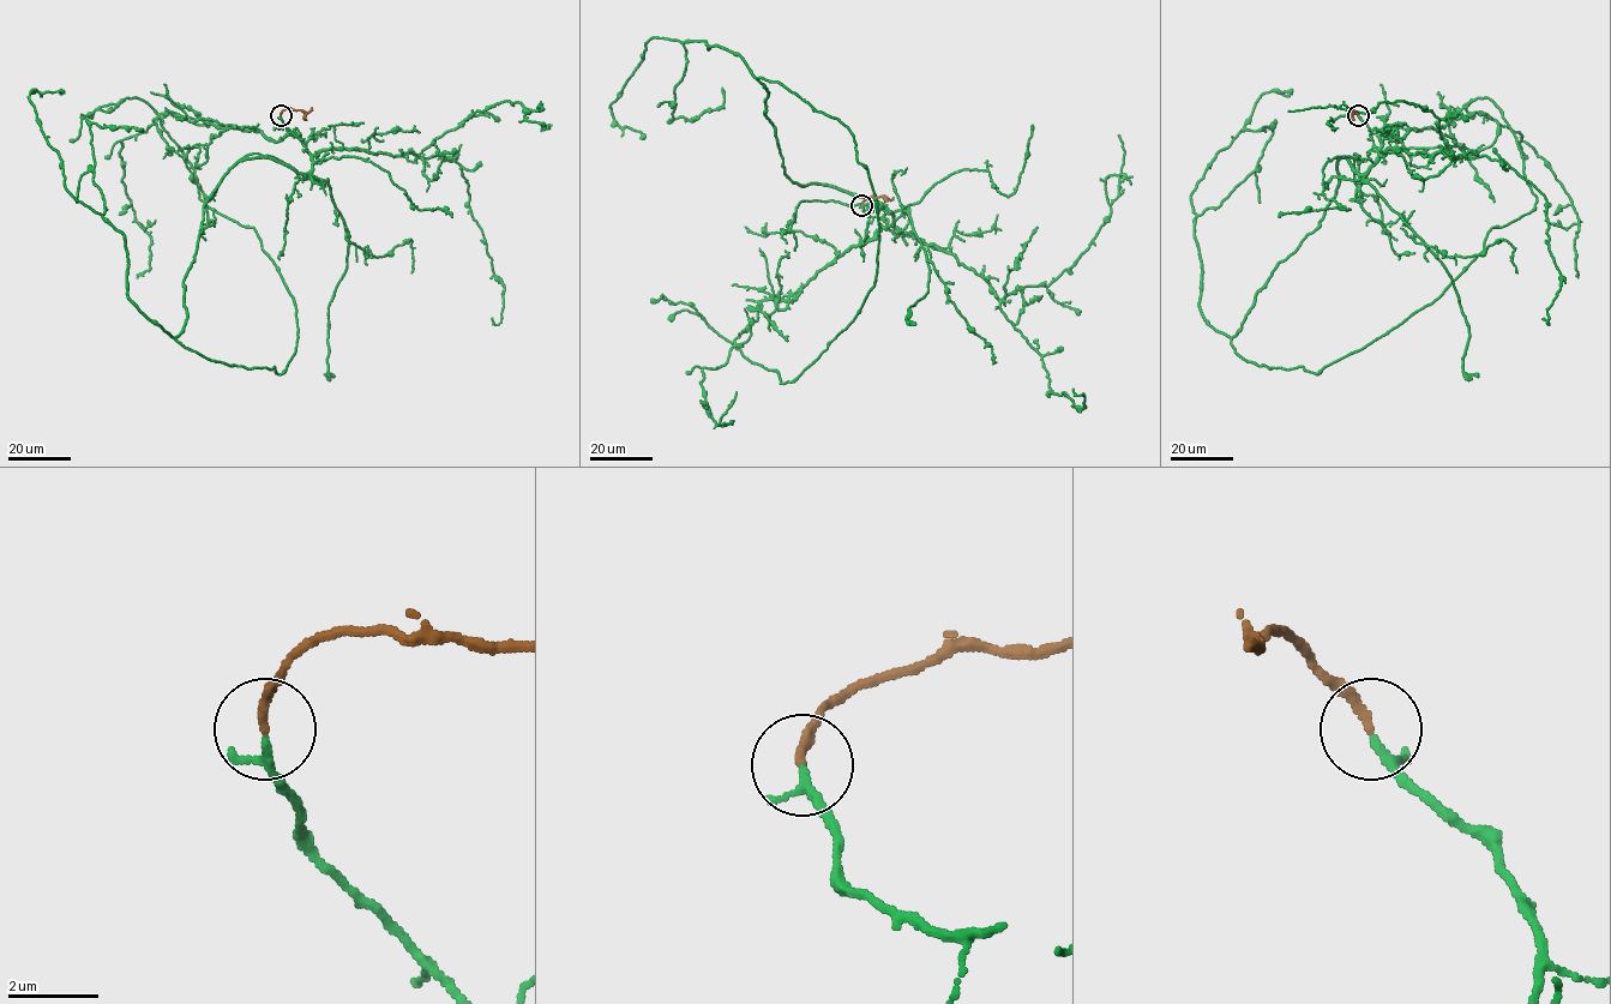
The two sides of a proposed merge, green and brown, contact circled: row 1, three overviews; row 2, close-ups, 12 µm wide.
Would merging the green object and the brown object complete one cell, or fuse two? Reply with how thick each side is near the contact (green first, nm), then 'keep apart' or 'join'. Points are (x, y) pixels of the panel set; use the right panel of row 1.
calibres 140 and 200 nm; join

